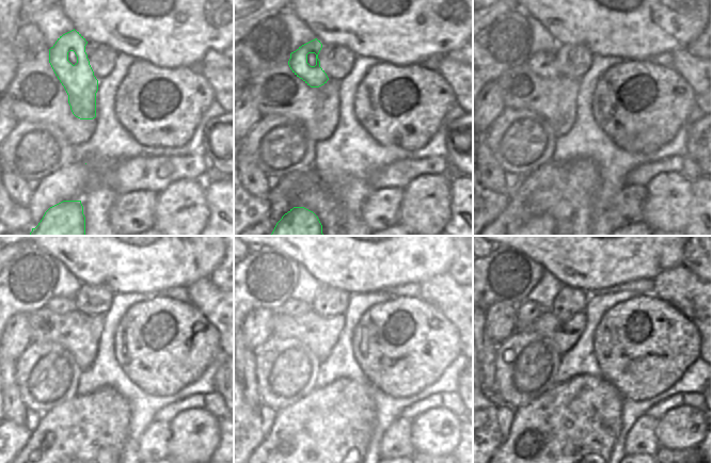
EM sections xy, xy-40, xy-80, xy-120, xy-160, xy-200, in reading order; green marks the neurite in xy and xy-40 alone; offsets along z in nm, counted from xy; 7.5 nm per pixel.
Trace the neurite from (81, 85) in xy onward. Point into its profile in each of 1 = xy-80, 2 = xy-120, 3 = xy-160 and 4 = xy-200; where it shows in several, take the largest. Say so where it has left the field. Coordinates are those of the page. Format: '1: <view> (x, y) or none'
1: xy-80 (542, 63)
2: xy-120 (59, 305)
3: xy-160 (293, 307)
4: xy-200 (527, 312)

